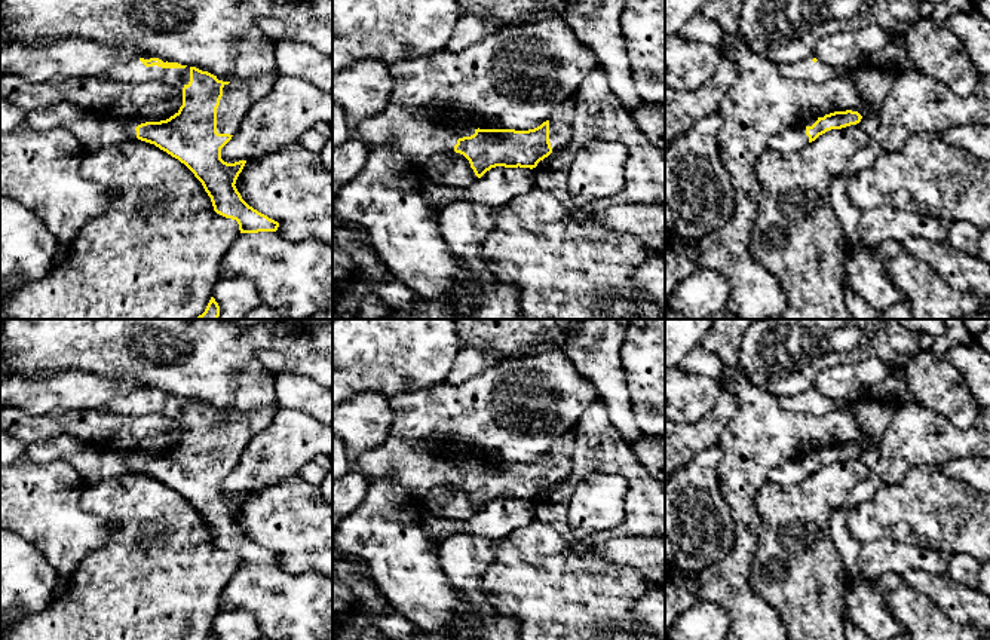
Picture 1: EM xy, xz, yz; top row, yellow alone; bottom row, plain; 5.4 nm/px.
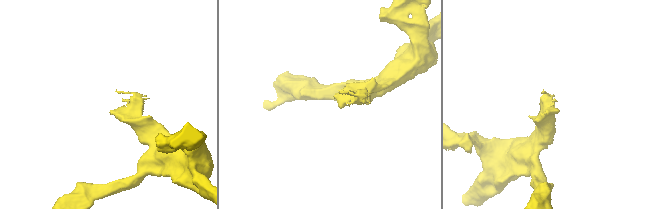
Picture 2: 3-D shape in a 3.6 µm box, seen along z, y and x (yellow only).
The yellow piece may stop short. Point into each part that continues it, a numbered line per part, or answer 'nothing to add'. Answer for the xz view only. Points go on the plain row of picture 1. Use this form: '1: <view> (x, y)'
1: xz (561, 453)
2: xz (417, 468)

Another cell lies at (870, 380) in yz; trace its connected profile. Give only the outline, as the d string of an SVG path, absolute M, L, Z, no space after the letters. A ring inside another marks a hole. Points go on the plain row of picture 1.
M877 356L822 371L813 389L836 402L892 402L896 407L916 402L905 370L891 367Z

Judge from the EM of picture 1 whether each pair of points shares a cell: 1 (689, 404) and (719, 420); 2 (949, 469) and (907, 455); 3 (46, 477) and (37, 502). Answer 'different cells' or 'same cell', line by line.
1: different cells
2: different cells
3: same cell

